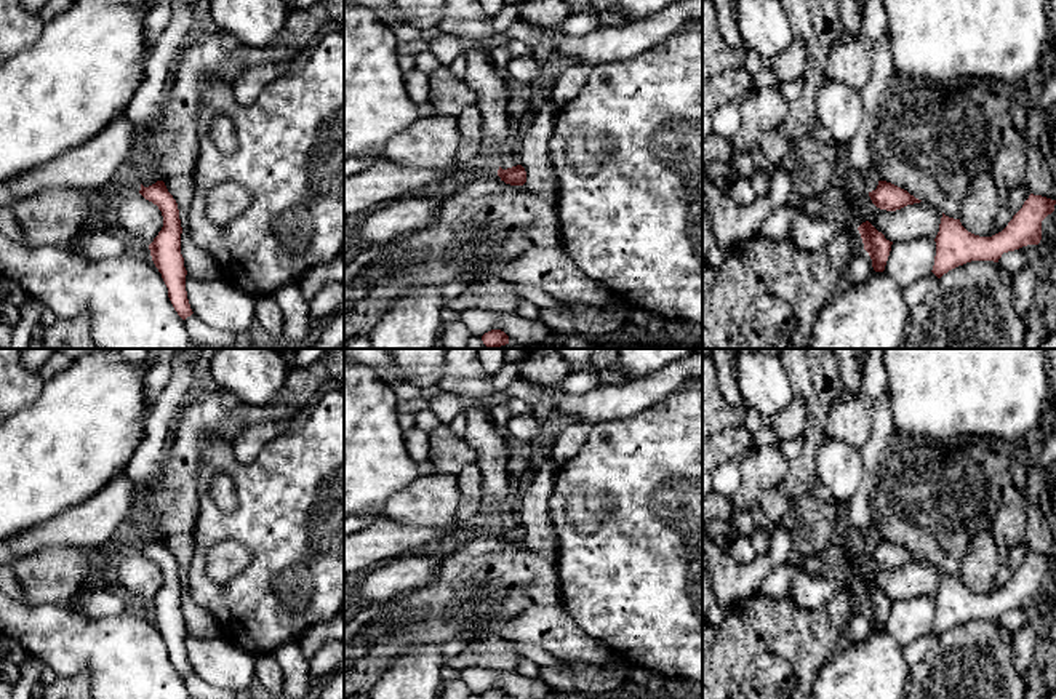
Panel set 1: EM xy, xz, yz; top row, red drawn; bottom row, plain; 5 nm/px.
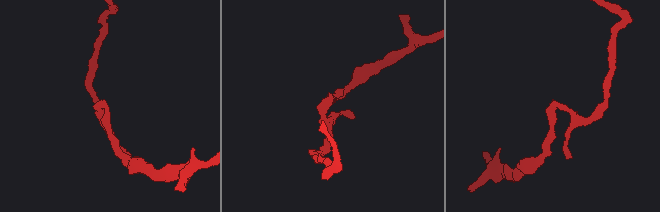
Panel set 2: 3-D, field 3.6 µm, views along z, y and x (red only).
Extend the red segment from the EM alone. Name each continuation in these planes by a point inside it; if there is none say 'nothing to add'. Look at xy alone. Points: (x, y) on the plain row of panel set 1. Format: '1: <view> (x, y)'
1: xy (146, 541)

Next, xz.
1: xz (509, 517)

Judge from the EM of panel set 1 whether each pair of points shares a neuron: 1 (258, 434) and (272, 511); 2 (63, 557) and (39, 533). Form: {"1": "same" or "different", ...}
{"1": "different", "2": "different"}

